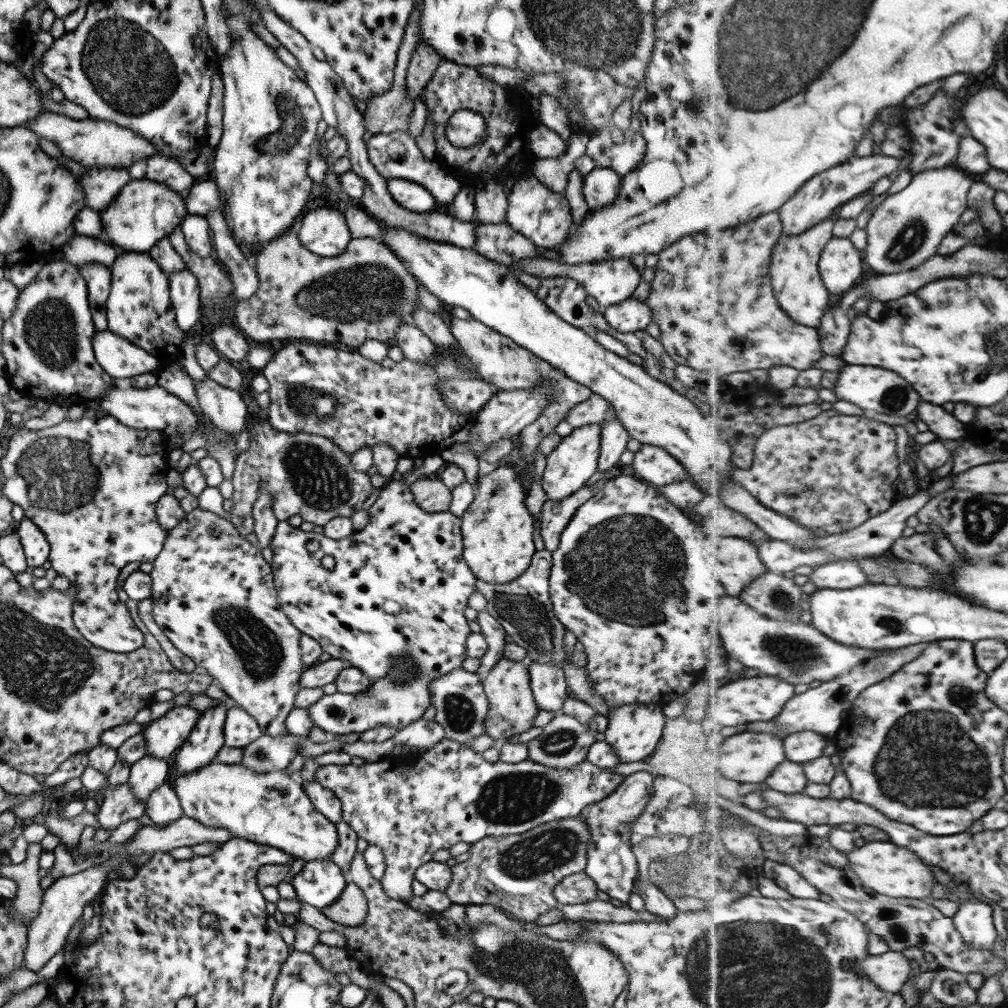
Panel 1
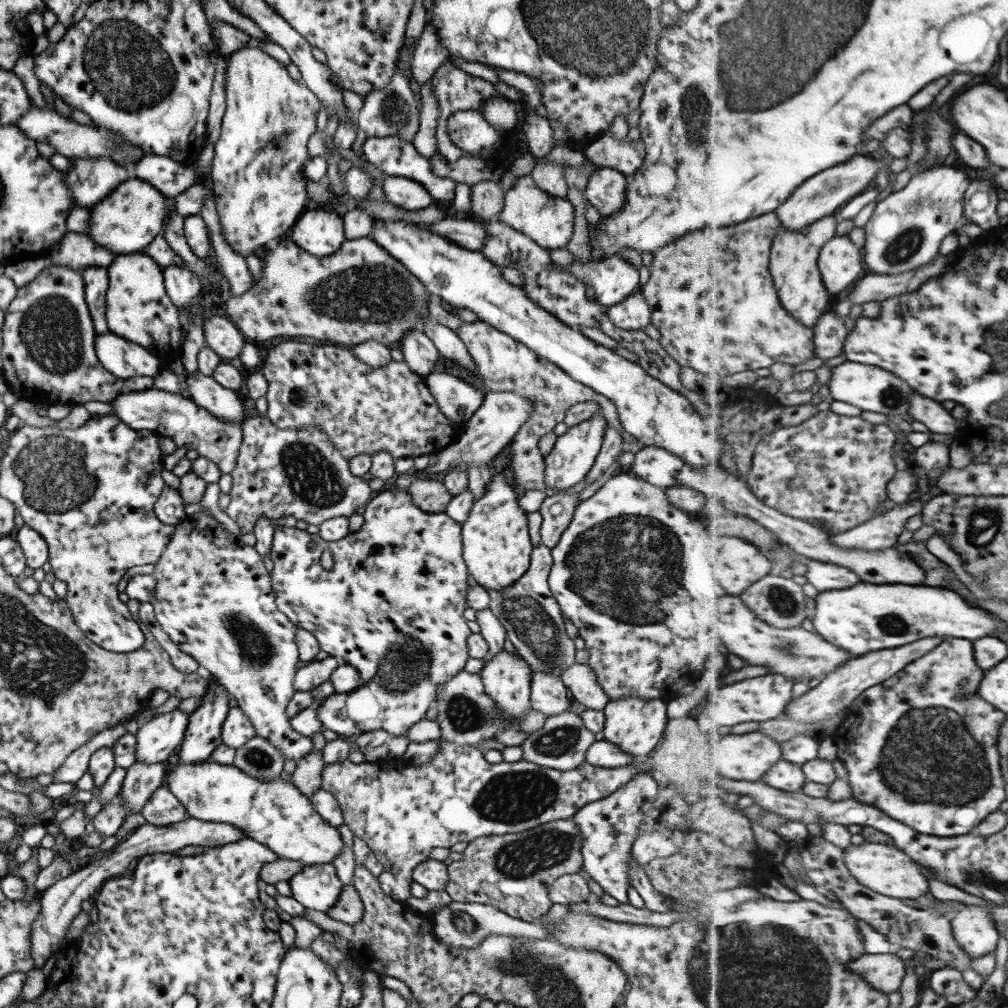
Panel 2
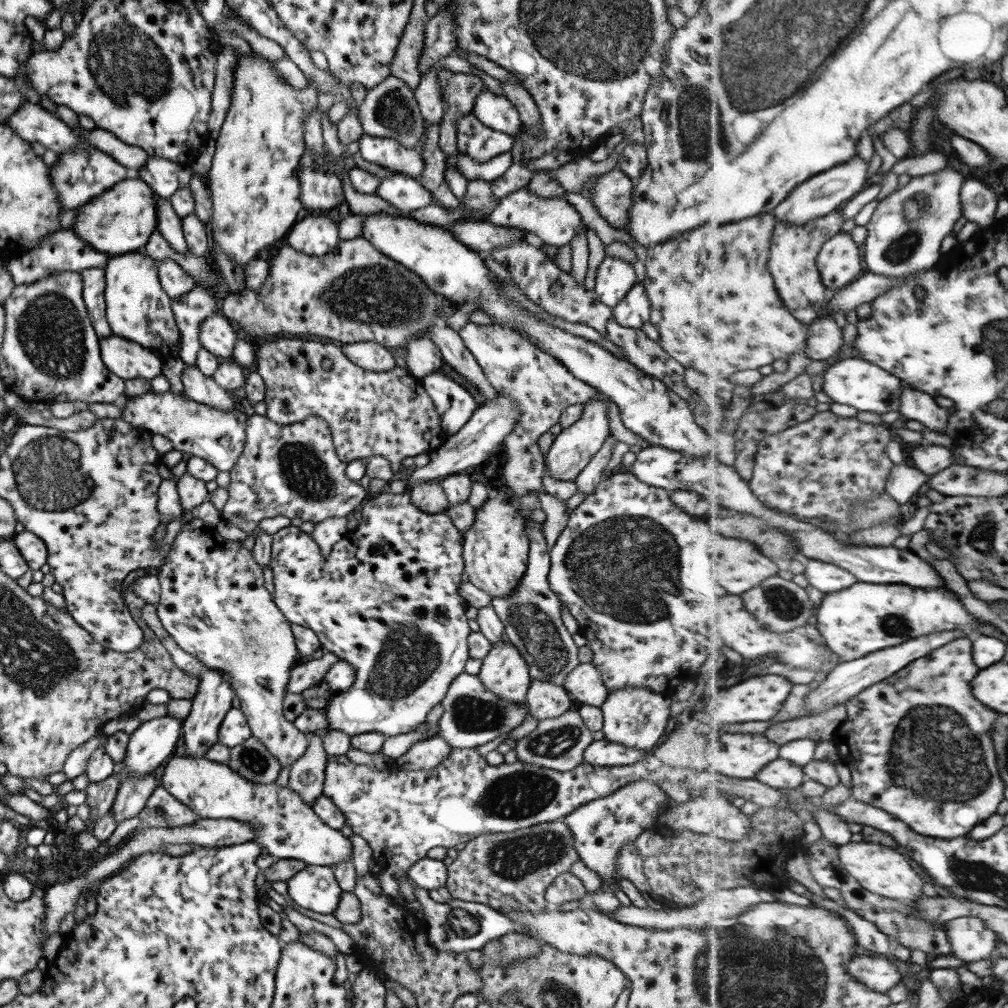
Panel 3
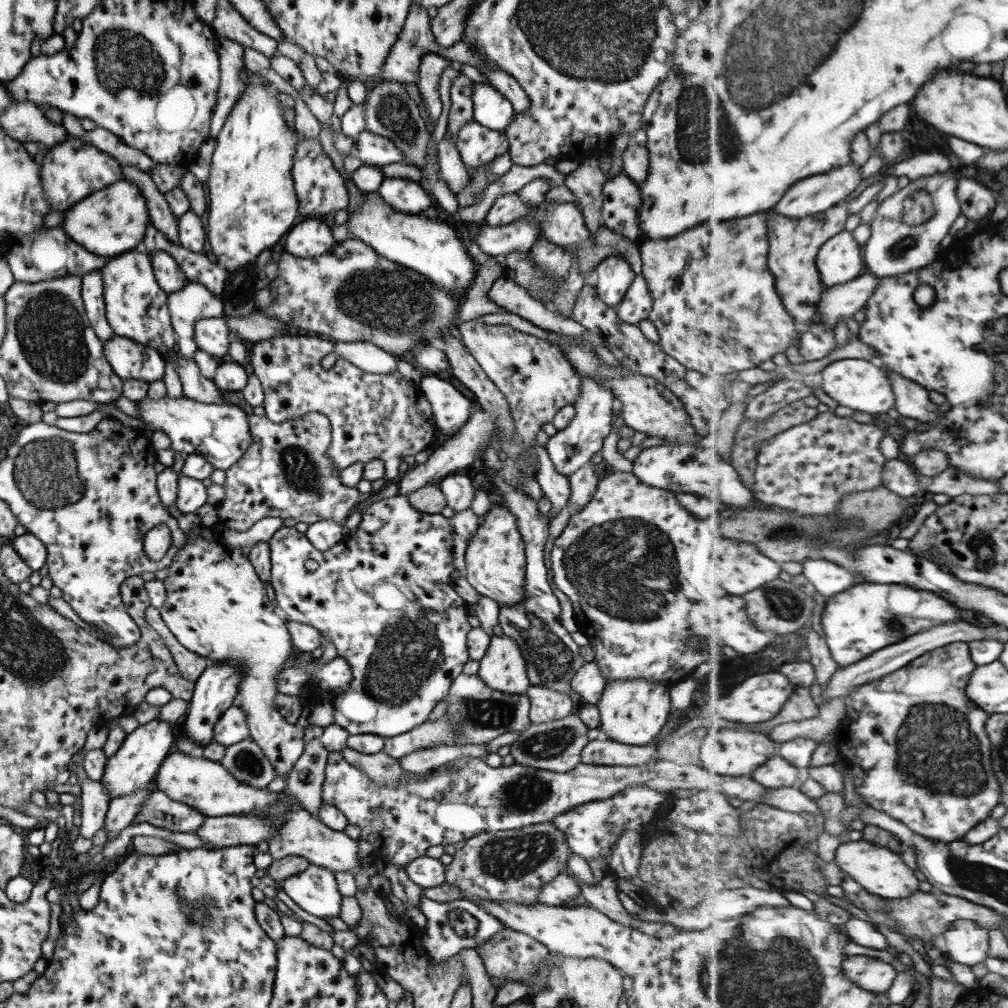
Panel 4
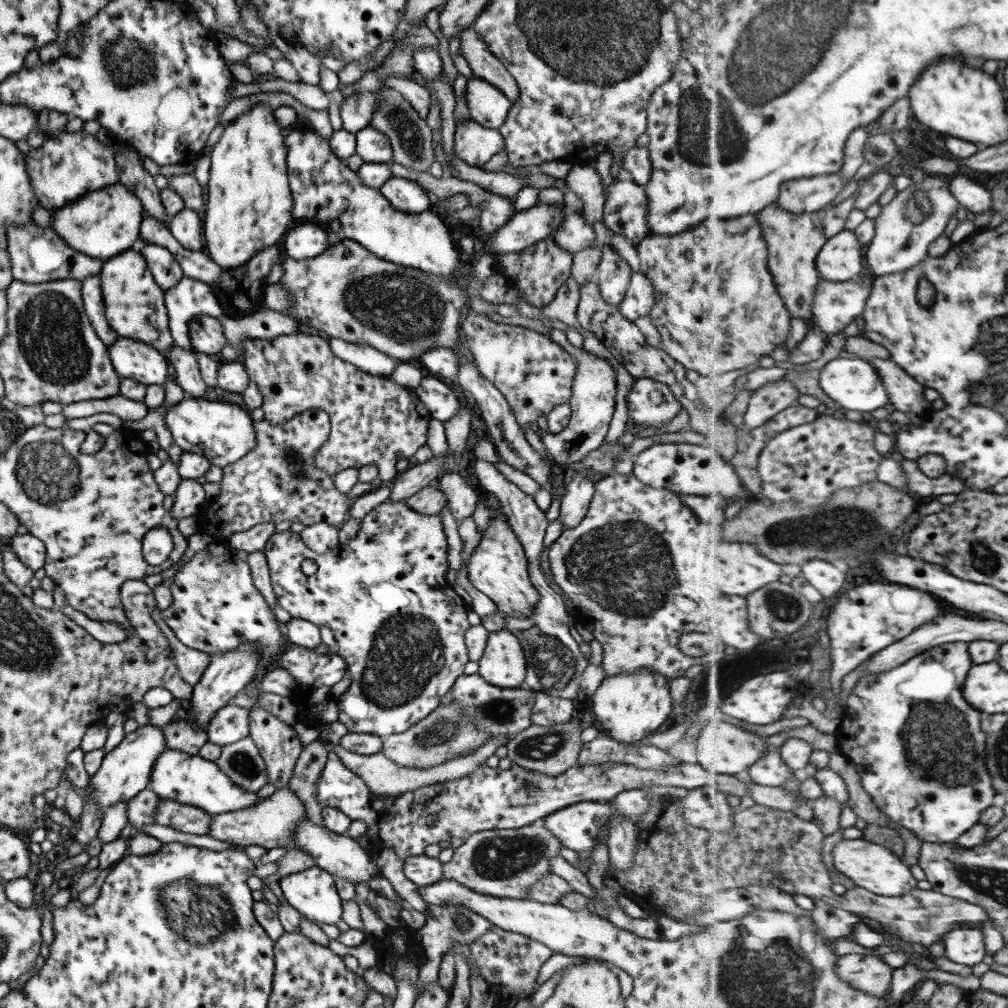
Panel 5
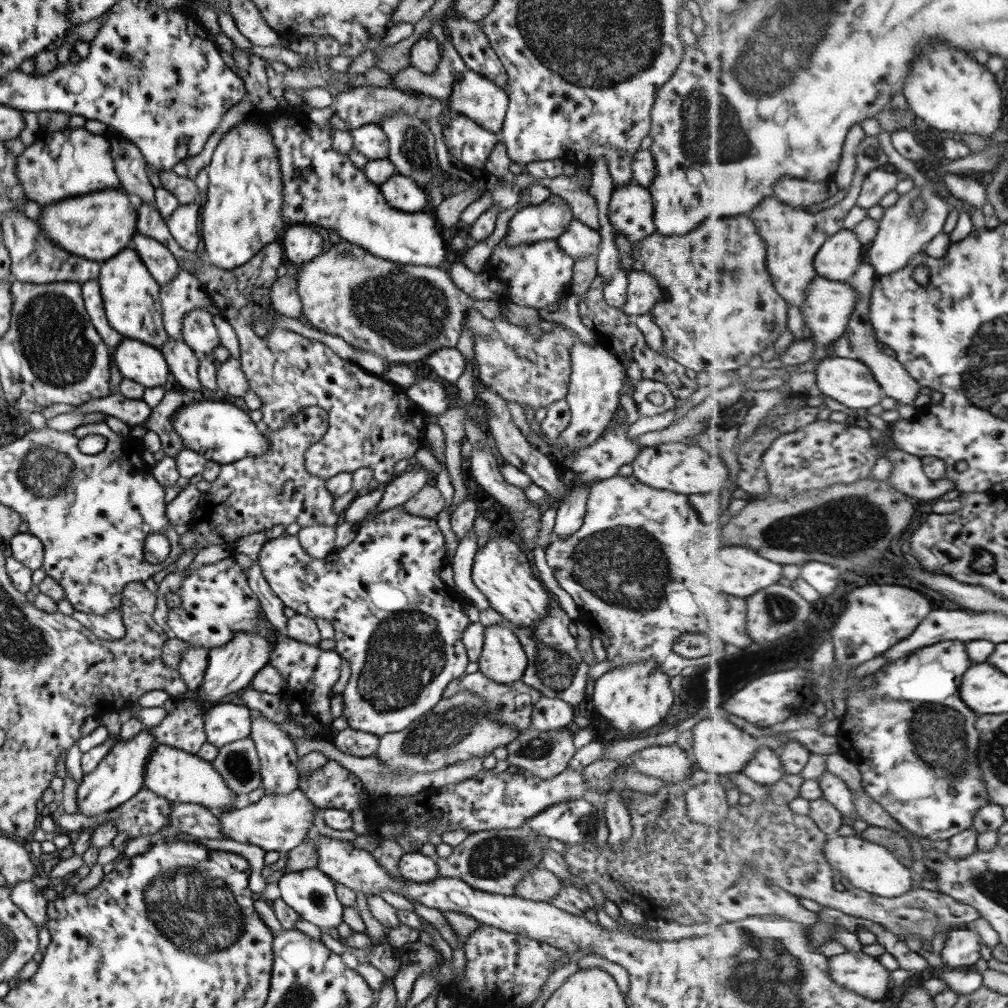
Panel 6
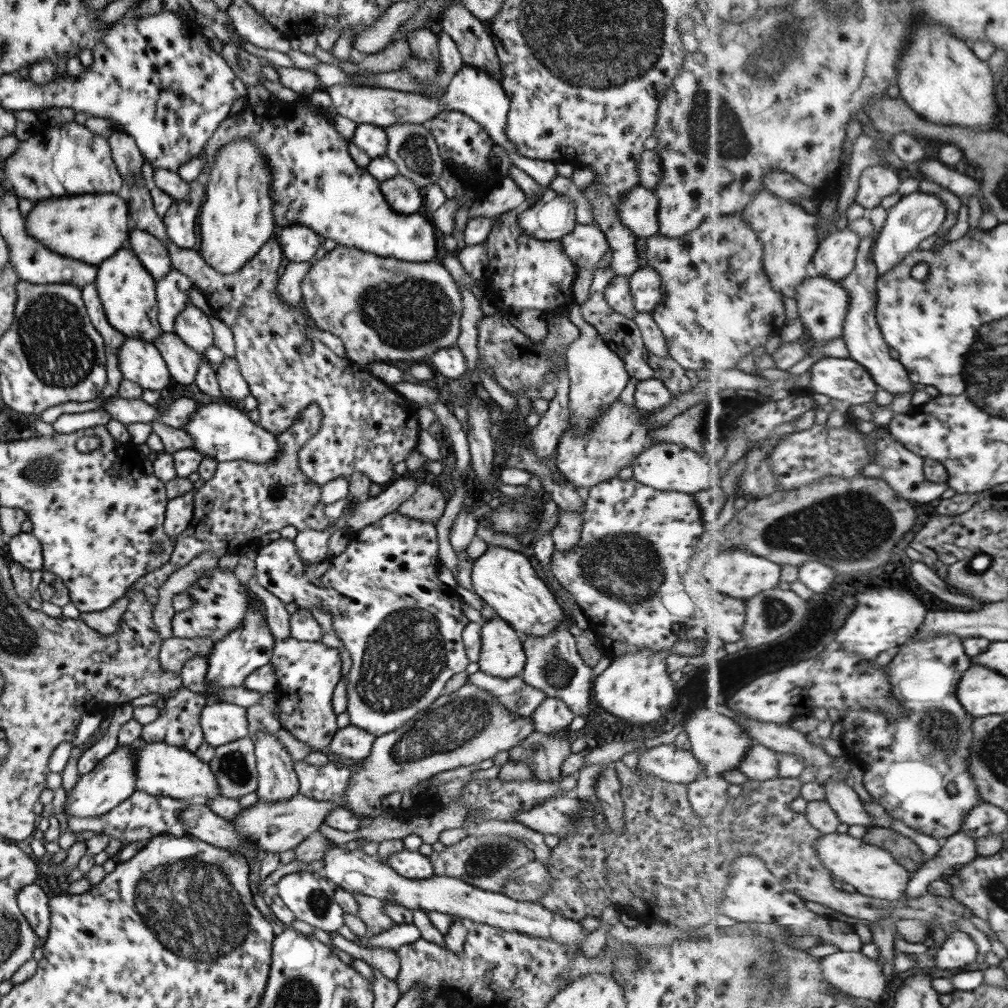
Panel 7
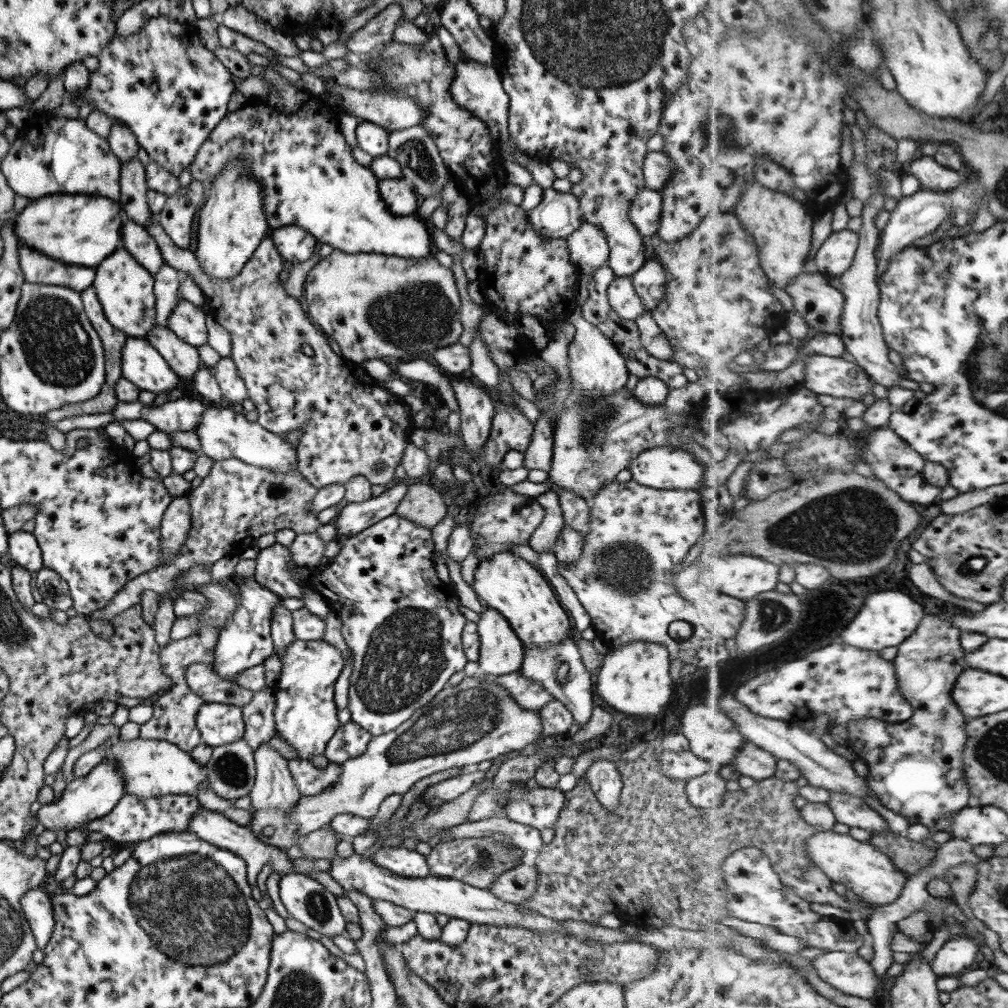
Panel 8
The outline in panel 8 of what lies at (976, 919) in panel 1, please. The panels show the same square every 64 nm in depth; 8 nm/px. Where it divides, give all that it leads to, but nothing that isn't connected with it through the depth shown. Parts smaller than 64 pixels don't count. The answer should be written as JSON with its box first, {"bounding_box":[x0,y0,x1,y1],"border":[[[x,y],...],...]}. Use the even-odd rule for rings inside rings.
{"bounding_box":[931,934,979,977],"border":[[[961,934],[951,936],[936,952],[931,961],[932,969],[939,977],[958,976],[976,967],[975,958],[979,947],[975,941]]]}

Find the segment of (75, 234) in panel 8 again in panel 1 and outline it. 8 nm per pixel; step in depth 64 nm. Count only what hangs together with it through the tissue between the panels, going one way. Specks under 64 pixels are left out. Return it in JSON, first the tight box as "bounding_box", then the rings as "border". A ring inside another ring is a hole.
{"bounding_box":[98,179,187,253],"border":[[[130,179],[113,197],[112,203],[98,213],[108,244],[124,252],[146,253],[157,239],[166,237],[185,218],[185,194],[187,189],[175,192],[149,180]]]}

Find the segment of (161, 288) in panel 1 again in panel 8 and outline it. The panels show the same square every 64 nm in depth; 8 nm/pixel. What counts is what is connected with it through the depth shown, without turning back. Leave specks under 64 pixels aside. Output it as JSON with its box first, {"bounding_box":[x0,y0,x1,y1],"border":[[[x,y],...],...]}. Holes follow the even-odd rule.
{"bounding_box":[92,249,156,338],"border":[[[115,249],[109,256],[101,260],[94,269],[92,287],[96,299],[101,304],[103,315],[106,321],[121,331],[127,337],[144,338],[146,332],[156,324],[154,310],[154,292],[152,291],[153,277],[152,274],[145,270],[125,249]]]}

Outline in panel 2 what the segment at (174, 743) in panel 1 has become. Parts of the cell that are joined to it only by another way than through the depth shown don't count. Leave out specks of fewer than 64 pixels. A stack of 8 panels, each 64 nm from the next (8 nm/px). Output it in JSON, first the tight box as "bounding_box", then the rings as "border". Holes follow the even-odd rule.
{"bounding_box":[134,708,188,764],"border":[[[178,708],[151,717],[149,721],[143,723],[143,725],[135,731],[134,760],[136,762],[142,762],[142,764],[164,763],[164,761],[169,758],[171,751],[180,745],[187,721],[188,714]]]}

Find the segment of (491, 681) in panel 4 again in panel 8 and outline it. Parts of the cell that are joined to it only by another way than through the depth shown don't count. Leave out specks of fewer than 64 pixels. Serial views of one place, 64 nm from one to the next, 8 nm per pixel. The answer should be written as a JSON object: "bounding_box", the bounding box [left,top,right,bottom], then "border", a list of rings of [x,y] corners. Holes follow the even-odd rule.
{"bounding_box":[476,606,524,677],"border":[[[489,606],[478,615],[476,629],[480,646],[477,664],[481,673],[500,677],[520,670],[524,648],[509,623]]]}

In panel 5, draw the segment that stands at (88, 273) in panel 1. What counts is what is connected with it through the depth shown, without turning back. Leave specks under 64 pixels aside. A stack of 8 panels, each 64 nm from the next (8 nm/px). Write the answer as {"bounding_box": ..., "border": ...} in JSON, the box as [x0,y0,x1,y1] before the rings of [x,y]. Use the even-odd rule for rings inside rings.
{"bounding_box":[80,276,119,347],"border":[[[88,276],[80,281],[80,297],[82,298],[85,315],[99,337],[99,340],[107,347],[115,342],[119,336],[107,324],[104,316],[104,302],[100,291],[98,276]]]}

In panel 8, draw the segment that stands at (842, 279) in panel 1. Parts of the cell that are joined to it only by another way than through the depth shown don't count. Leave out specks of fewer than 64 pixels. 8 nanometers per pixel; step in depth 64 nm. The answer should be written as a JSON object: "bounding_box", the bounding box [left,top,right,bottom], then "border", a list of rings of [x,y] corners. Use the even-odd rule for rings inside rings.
{"bounding_box":[815,228,860,277],"border":[[[848,228],[833,231],[815,257],[820,274],[838,277],[854,263],[859,248],[860,234]]]}

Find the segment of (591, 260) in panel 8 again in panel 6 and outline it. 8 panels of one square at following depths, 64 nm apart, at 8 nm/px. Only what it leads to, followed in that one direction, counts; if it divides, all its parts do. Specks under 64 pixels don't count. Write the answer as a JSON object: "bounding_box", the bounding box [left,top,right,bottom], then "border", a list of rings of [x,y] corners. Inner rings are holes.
{"bounding_box":[556,219,600,261],"border":[[[571,219],[565,232],[556,238],[559,248],[574,261],[598,253],[600,234],[577,219]]]}

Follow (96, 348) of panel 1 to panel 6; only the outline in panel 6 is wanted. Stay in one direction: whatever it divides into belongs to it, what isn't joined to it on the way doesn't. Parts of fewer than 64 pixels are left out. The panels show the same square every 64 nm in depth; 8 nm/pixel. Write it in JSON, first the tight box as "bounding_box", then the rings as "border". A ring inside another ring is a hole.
{"bounding_box":[112,338,170,388],"border":[[[123,338],[112,359],[121,378],[132,380],[144,388],[163,387],[170,375],[159,349],[140,340]]]}

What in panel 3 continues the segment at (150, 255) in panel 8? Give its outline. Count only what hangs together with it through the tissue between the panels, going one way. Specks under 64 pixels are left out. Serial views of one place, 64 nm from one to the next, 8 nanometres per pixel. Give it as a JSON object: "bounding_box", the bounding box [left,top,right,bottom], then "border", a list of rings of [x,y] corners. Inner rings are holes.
{"bounding_box":[156,259,197,299],"border":[[[171,259],[156,261],[156,267],[160,287],[170,299],[178,299],[197,286],[197,283]]]}

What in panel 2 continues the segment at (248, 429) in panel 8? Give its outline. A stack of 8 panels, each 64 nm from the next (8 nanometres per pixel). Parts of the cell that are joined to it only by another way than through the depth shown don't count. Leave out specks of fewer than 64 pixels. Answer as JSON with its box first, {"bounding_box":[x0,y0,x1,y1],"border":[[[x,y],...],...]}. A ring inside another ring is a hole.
{"bounding_box":[111,388,242,474],"border":[[[156,388],[145,390],[123,390],[111,402],[115,415],[123,424],[133,430],[153,431],[159,436],[169,437],[176,448],[186,446],[195,450],[199,457],[210,460],[219,469],[220,474],[230,474],[236,463],[239,447],[242,443],[242,421],[225,422],[214,417],[208,410],[197,406],[188,397],[172,392],[163,392]]]}

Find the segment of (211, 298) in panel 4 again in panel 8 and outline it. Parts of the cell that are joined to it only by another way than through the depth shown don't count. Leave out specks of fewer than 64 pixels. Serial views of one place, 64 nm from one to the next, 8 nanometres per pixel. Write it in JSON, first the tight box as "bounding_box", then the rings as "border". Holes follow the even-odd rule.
{"bounding_box":[152,263,181,326],"border":[[[163,263],[152,277],[155,321],[159,325],[166,326],[167,318],[171,310],[175,308],[175,301],[181,299],[178,289],[178,272]]]}

